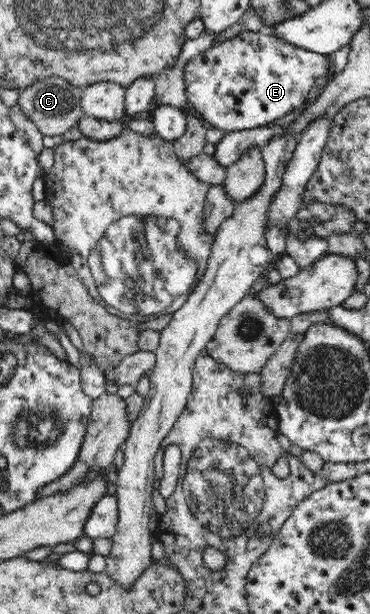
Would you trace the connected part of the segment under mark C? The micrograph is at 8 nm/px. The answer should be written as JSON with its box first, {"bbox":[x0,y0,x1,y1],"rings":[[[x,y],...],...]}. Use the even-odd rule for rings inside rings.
{"bbox":[18,77,83,137],"rings":[[[60,77],[38,79],[31,87],[20,90],[18,106],[22,112],[39,128],[43,136],[53,137],[63,135],[83,116],[81,95],[83,88],[74,86]]]}

